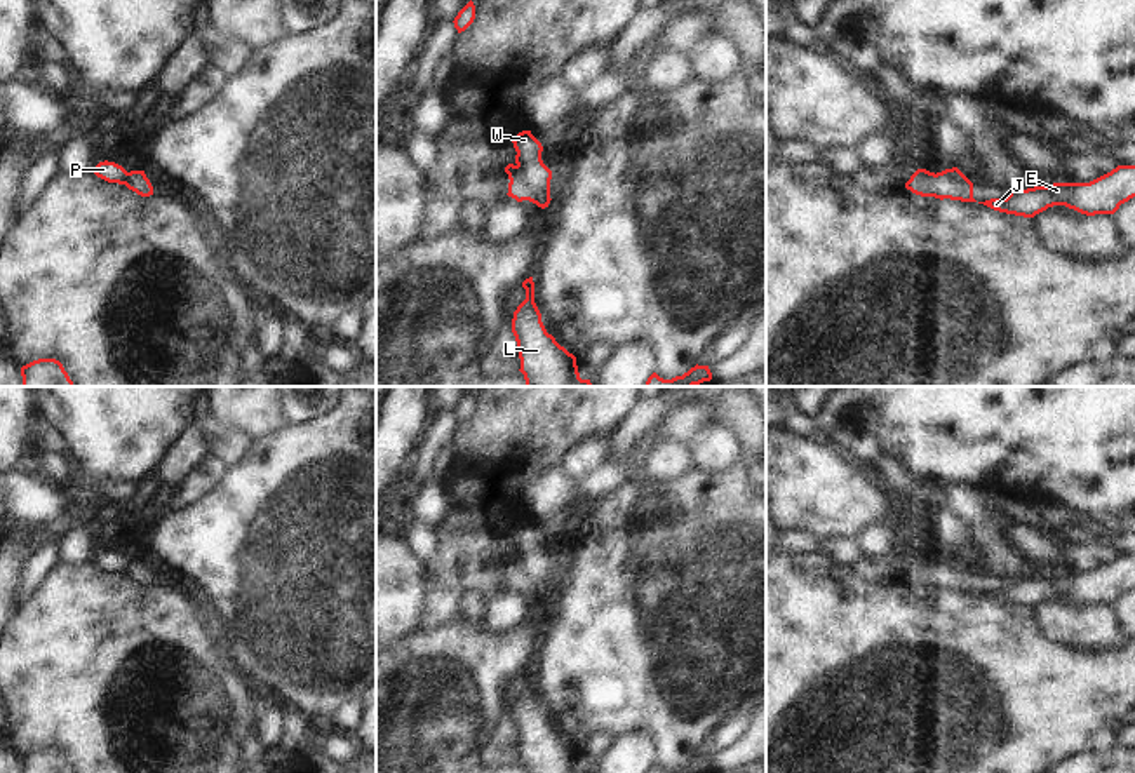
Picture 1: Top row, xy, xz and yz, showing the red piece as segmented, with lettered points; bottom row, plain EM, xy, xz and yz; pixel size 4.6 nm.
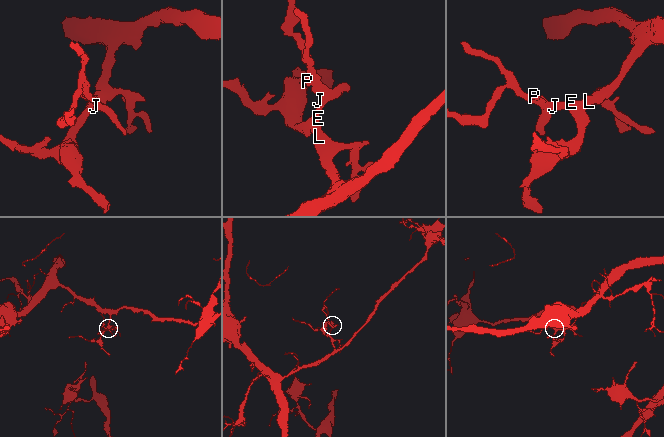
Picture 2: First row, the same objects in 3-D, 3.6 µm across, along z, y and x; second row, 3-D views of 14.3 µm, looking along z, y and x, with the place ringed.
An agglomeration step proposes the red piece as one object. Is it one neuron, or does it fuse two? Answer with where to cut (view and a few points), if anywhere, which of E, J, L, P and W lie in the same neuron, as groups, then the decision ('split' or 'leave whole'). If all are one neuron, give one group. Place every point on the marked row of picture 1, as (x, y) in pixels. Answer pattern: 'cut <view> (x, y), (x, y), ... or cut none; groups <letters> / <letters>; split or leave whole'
cut none; groups E J L P W; leave whole

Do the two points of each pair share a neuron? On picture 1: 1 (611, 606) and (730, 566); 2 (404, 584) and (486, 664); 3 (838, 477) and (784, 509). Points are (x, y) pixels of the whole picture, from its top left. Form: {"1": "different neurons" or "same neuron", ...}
{"1": "same neuron", "2": "different neurons", "3": "same neuron"}

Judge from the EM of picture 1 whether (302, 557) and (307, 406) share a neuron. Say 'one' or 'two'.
two

